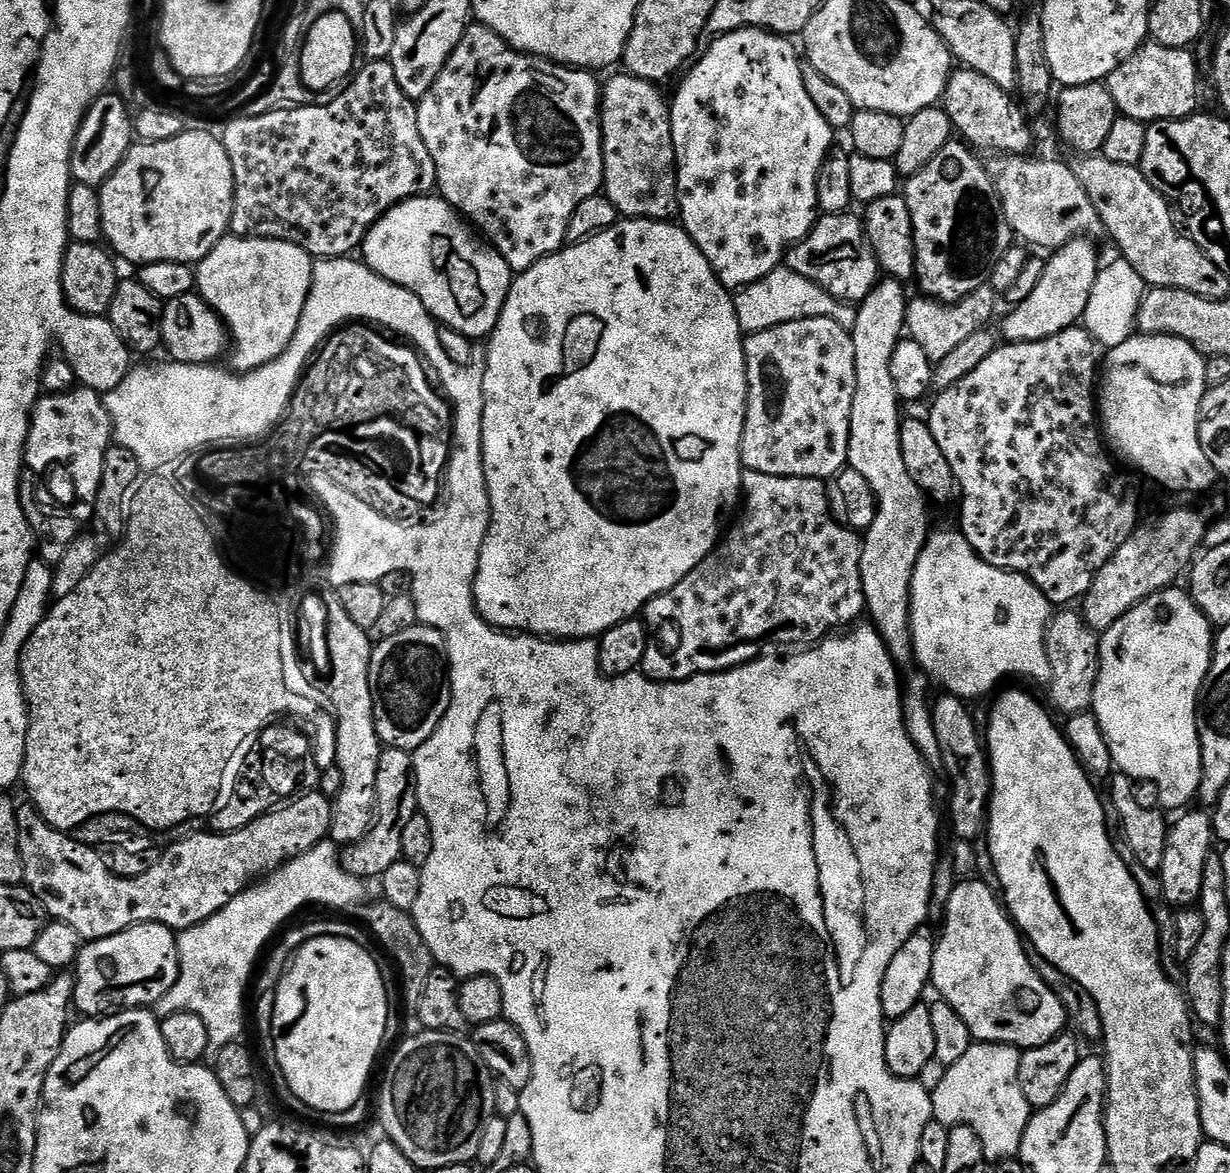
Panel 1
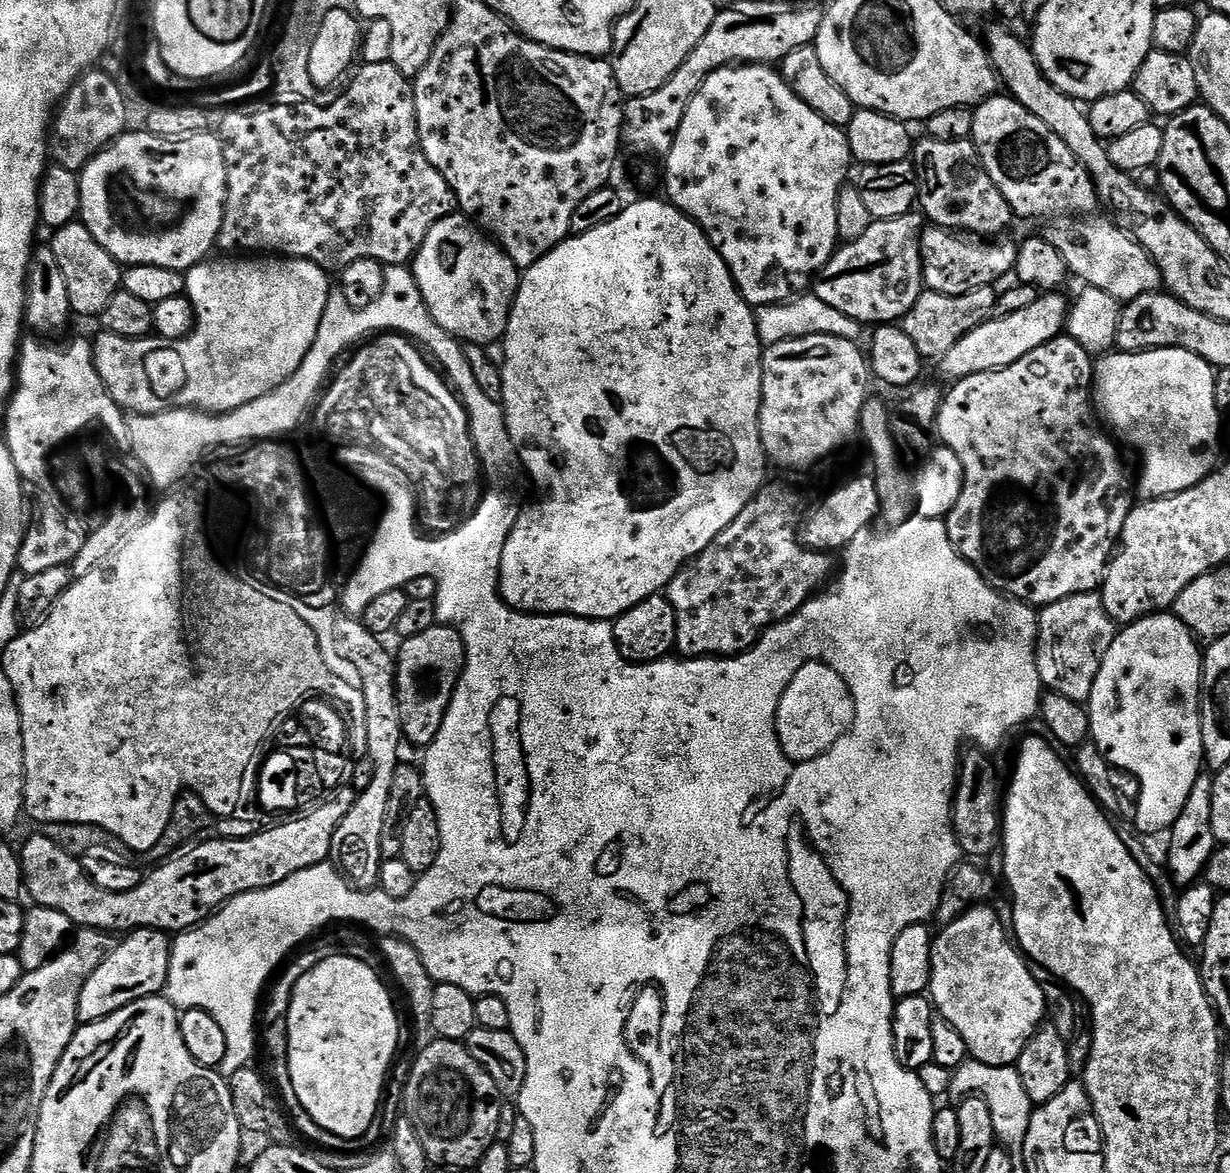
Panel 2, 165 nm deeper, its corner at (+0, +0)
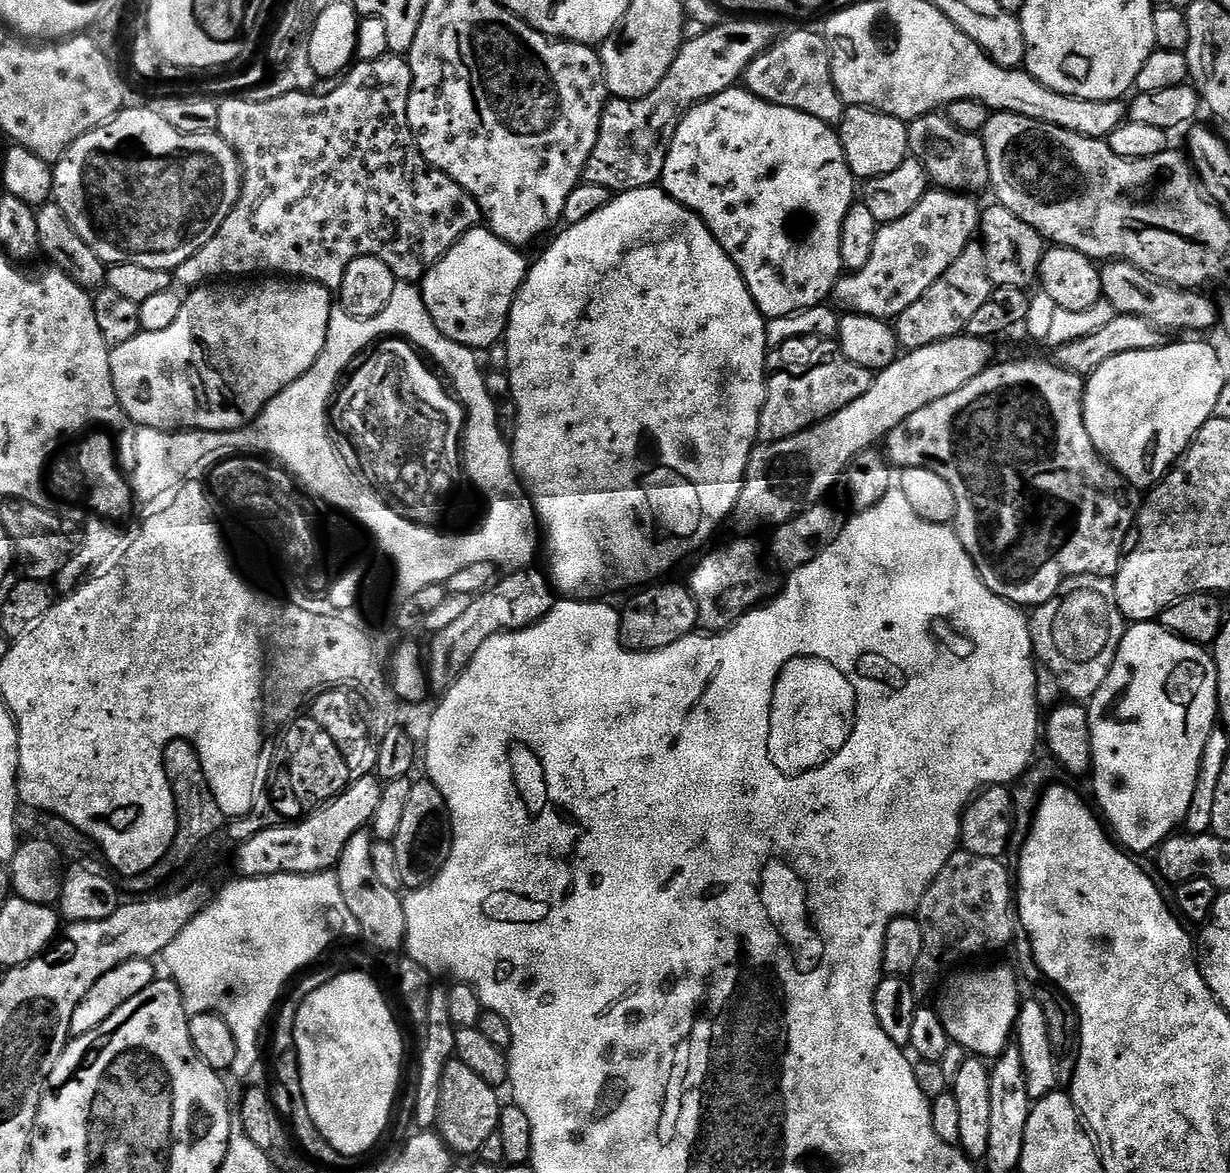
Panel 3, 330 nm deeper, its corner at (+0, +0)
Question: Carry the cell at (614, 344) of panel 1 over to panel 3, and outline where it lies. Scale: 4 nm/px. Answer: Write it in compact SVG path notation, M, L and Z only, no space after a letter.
M653 186L639 188L613 195L598 214L590 214L586 222L569 224L563 229L565 232L537 258L529 267L527 276L524 277L524 285L516 294L516 300L512 303L512 309L508 315L508 326L504 329L502 341L503 351L506 353L506 371L508 381L512 387L510 400L516 403L516 433L510 436L512 450L512 462L515 470L522 477L523 483L530 489L532 503L535 505L536 515L543 531L548 531L548 552L552 557L548 564L552 567L551 583L564 591L572 598L588 598L591 592L612 592L615 588L628 588L631 584L643 585L645 582L655 581L663 572L668 572L679 560L684 560L695 548L703 549L708 539L716 532L716 527L724 519L731 517L736 511L736 503L740 497L740 491L744 489L744 473L748 470L748 459L752 457L752 450L758 443L758 422L762 414L762 406L766 402L766 390L768 389L768 376L764 367L768 364L768 326L766 317L758 310L750 290L740 273L740 267L731 260L722 250L722 246L714 238L714 234L703 224L700 217L688 208L681 206L676 199L669 196L663 187Z

